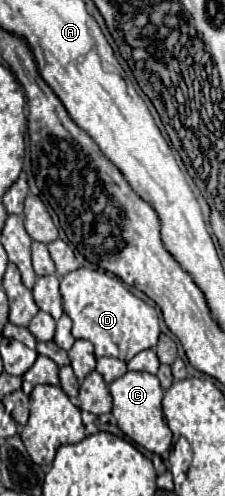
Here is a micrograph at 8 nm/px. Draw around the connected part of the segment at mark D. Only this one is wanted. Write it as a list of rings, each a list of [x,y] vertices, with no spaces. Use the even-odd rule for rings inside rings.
[[[78,268],[78,270],[62,276],[62,280],[60,280],[60,294],[62,294],[64,312],[70,316],[72,324],[74,324],[72,326],[72,336],[74,338],[90,340],[94,344],[96,358],[110,356],[110,358],[120,358],[120,360],[128,362],[138,352],[156,346],[158,336],[160,336],[160,326],[158,326],[158,314],[156,314],[156,310],[150,304],[146,304],[144,300],[136,298],[118,278],[110,278],[108,274],[98,272],[98,270]]]

